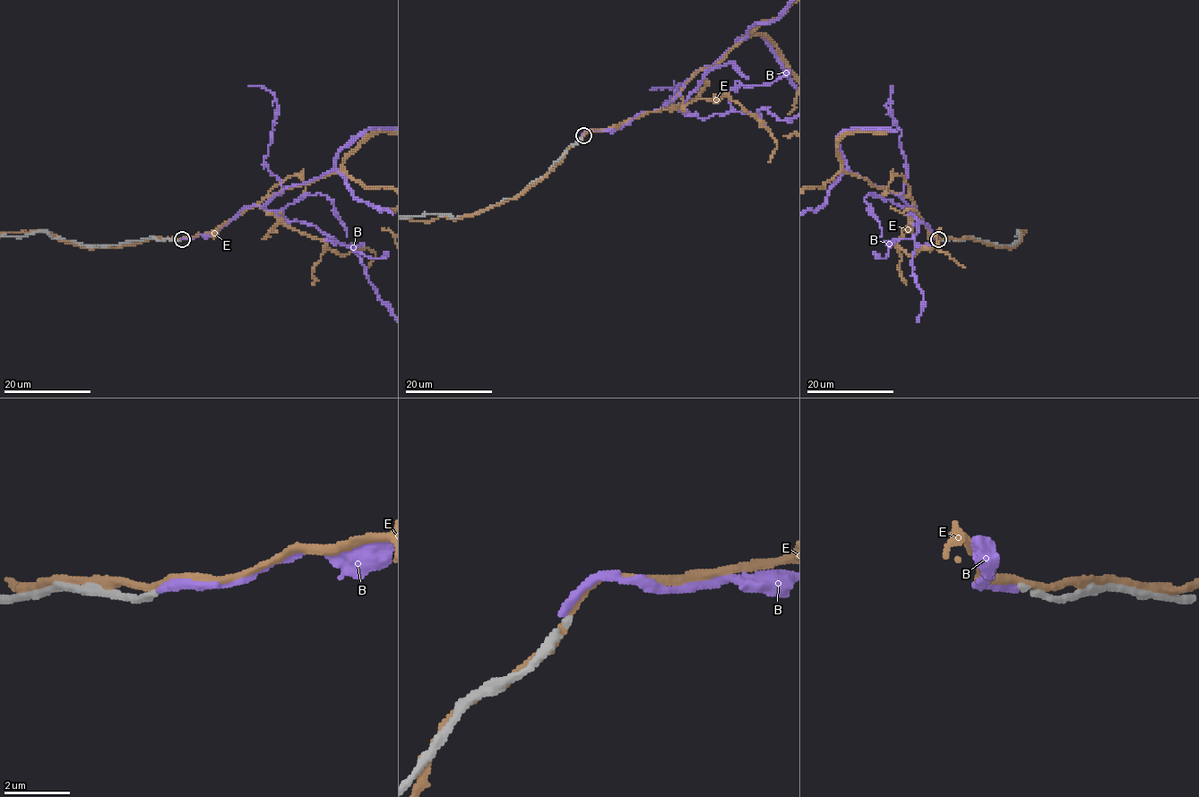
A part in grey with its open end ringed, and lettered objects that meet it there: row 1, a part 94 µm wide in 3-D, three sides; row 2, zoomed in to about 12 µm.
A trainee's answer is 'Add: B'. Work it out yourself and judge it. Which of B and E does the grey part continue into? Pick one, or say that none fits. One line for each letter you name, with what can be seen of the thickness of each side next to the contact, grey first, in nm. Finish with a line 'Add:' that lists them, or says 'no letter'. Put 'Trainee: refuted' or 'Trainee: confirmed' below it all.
Add: no letter
Trainee: refuted

